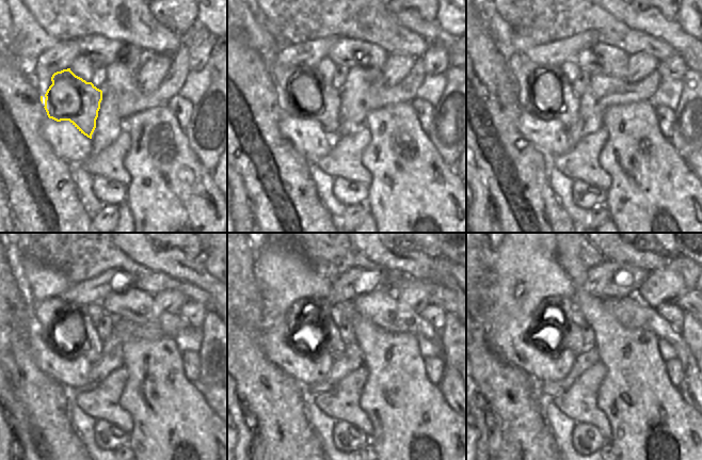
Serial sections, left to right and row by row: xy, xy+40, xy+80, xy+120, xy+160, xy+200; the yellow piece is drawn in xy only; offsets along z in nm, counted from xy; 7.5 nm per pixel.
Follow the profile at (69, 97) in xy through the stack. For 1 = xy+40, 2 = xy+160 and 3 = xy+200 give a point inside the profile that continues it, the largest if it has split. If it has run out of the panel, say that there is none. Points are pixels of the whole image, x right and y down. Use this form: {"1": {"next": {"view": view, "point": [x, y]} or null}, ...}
{"1": {"next": {"view": "xy+40", "point": [313, 97]}}, "2": {"next": {"view": "xy+160", "point": [316, 332]}}, "3": {"next": {"view": "xy+200", "point": [556, 329]}}}

